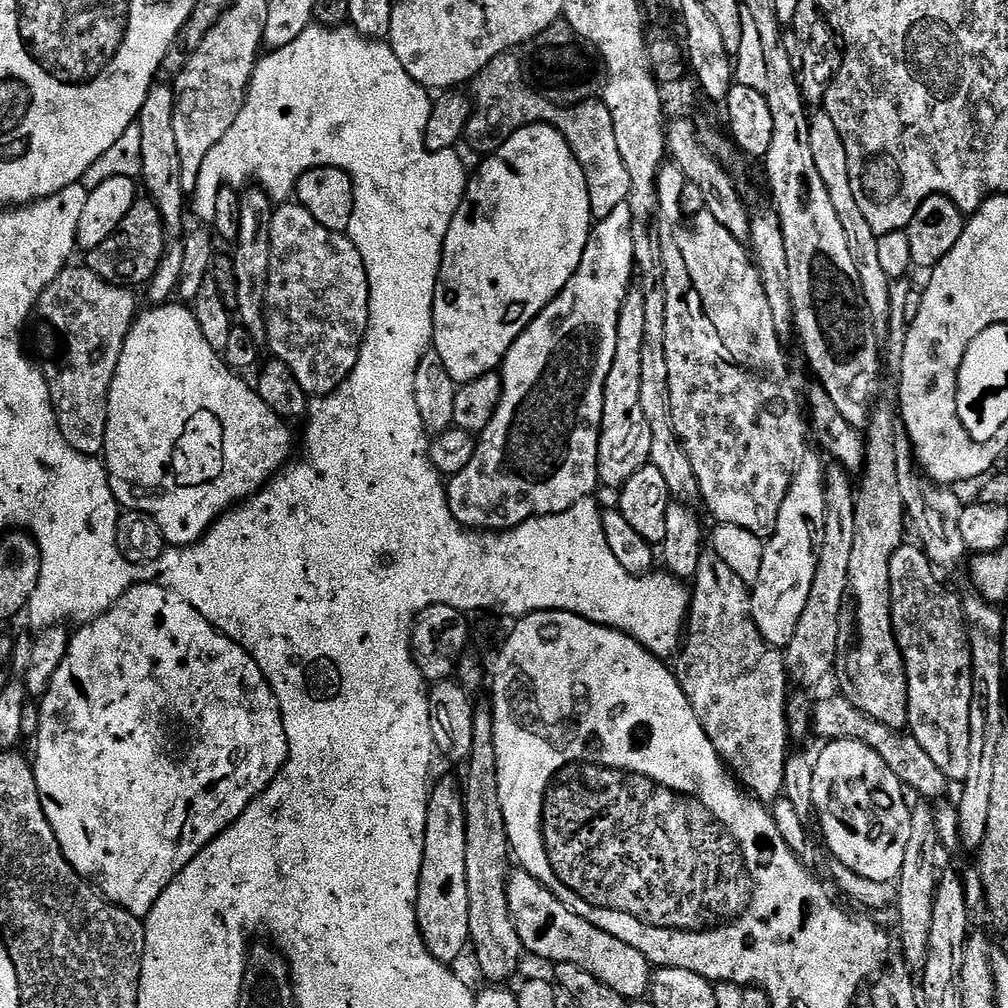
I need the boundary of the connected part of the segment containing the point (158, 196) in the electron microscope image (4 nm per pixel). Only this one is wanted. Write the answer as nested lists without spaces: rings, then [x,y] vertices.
[[[155,83],[148,92],[146,102],[138,117],[142,130],[143,170],[140,178],[148,190],[147,195],[156,203],[164,220],[165,231],[169,234],[181,232],[186,212],[186,193],[181,184],[181,159],[178,157],[178,144],[174,133],[174,112],[176,93],[171,85]]]

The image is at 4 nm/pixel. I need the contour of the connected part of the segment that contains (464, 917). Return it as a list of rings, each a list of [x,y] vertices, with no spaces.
[[[452,780],[435,781],[428,798],[426,818],[426,846],[420,871],[420,890],[417,916],[432,955],[445,962],[453,962],[470,944],[470,890],[466,872],[468,834],[464,794],[459,783]]]

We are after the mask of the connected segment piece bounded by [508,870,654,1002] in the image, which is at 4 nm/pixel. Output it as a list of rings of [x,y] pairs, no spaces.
[[[516,870],[508,877],[508,901],[520,940],[529,953],[552,960],[553,965],[573,964],[582,966],[597,976],[606,986],[618,990],[625,1001],[633,1002],[647,997],[652,983],[653,965],[634,946],[606,934],[598,926],[586,922],[566,905],[542,882],[523,870]]]

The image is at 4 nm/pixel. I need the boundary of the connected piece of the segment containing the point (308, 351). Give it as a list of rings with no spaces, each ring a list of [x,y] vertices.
[[[284,202],[272,213],[272,257],[270,258],[270,278],[268,279],[268,292],[264,296],[264,315],[266,317],[266,344],[272,347],[271,355],[280,359],[292,370],[302,386],[302,390],[308,392],[309,397],[325,396],[336,389],[342,381],[354,370],[358,362],[360,347],[364,341],[364,335],[368,329],[368,311],[370,310],[370,286],[368,275],[362,254],[358,246],[352,241],[351,236],[330,230],[310,214],[299,202]]]

